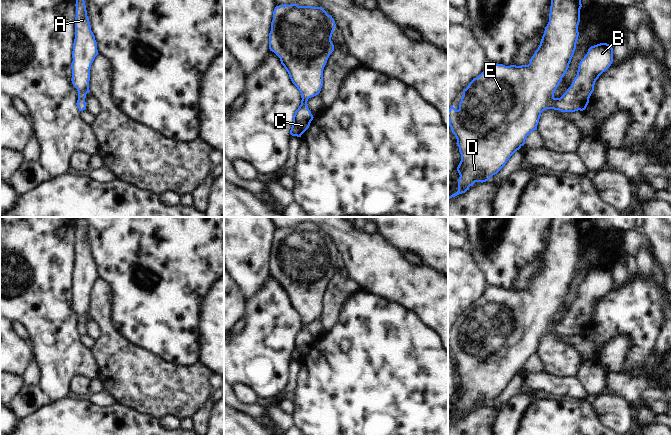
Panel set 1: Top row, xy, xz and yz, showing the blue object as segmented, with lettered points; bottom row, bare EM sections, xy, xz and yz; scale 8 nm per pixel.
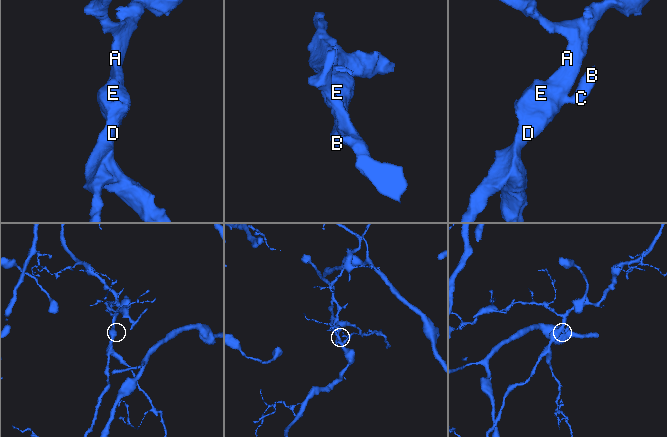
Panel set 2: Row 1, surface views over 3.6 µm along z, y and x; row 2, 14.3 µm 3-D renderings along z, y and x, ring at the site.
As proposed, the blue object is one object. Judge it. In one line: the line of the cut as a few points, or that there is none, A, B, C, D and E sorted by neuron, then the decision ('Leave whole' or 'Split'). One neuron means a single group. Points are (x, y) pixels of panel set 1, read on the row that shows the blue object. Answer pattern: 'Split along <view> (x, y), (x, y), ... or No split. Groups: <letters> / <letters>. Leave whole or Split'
No split. Groups: A B C D E. Leave whole.

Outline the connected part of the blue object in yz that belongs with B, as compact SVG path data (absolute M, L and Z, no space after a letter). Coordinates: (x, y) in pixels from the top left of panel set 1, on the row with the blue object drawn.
M551 0L549 22L545 27L538 49L530 59L530 63L521 66L505 66L487 62L484 71L463 90L459 109L456 110L453 106L449 108L448 124L457 139L456 144L459 147L461 161L457 167L460 175L458 191L448 199L465 193L475 182L486 182L497 174L505 166L509 158L525 144L527 136L537 130L541 113L544 110L554 109L561 112L575 112L586 109L589 98L594 91L596 80L613 62L613 48L607 43L600 43L588 49L587 54L579 63L577 75L571 86L560 98L554 97L554 92L565 76L576 49L581 7L581 0Z

